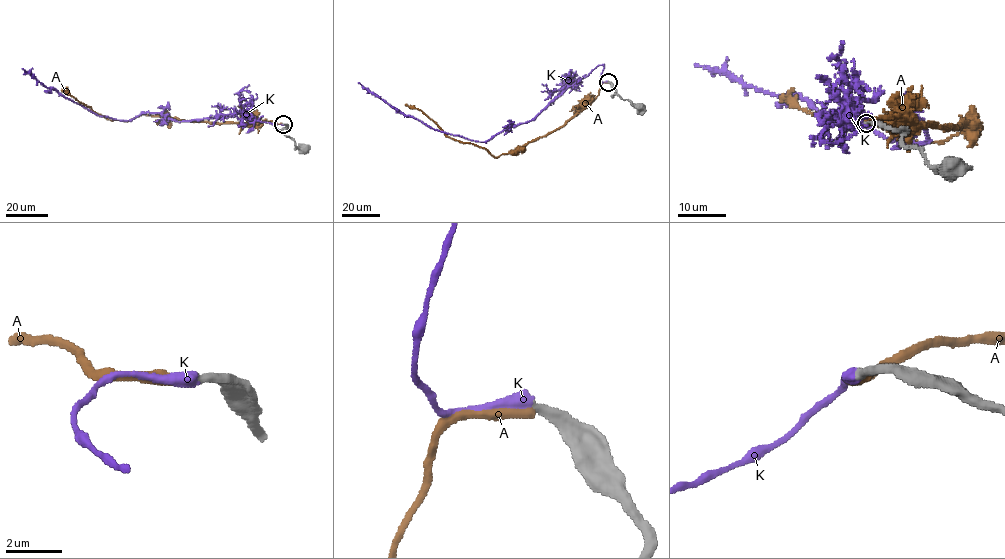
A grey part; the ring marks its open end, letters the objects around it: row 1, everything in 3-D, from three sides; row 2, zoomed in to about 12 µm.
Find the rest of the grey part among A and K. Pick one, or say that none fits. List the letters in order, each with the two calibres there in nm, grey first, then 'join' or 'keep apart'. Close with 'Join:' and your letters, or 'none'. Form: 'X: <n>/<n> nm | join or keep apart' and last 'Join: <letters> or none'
A: 360/320 nm | join
K: 320/500 nm | keep apart
Join: A

